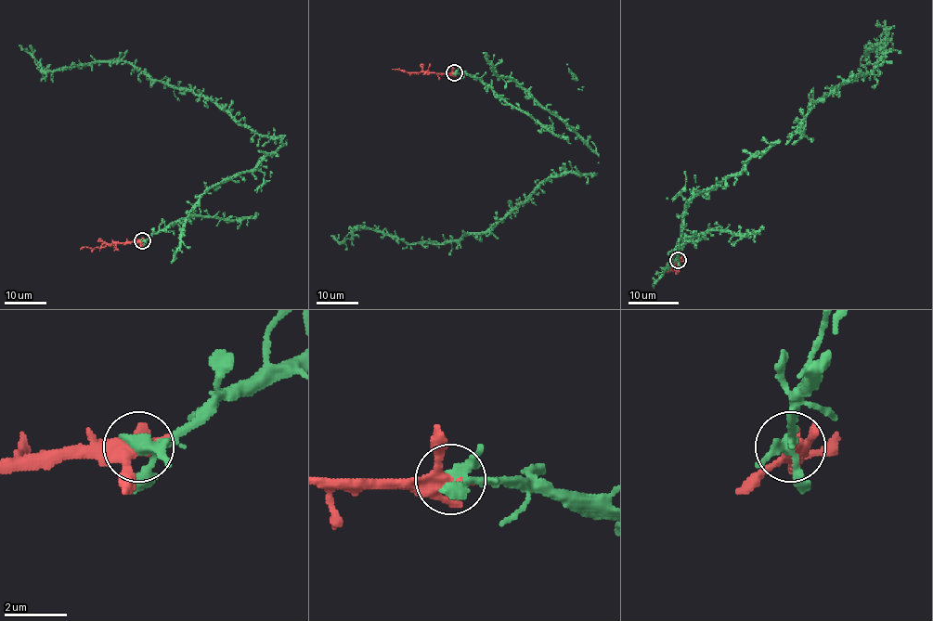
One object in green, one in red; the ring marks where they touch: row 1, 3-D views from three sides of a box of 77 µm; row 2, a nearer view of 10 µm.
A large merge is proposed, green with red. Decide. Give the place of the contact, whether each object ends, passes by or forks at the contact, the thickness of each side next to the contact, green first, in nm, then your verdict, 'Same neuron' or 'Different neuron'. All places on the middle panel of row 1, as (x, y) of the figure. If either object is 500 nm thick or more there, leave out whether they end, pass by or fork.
Place: (454, 72). At the ring green forks. At the ring red forks. Thickness 300 nm (green) against 320 nm. Same neuron

